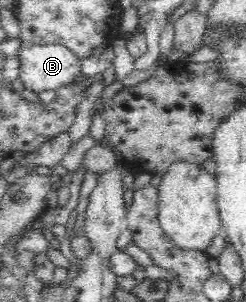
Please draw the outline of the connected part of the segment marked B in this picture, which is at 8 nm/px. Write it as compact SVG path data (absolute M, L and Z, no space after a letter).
M34 45L20 46L17 49L17 58L20 62L20 81L23 87L34 93L42 91L57 91L64 85L69 85L72 77L81 71L81 61L67 47L63 45Z

